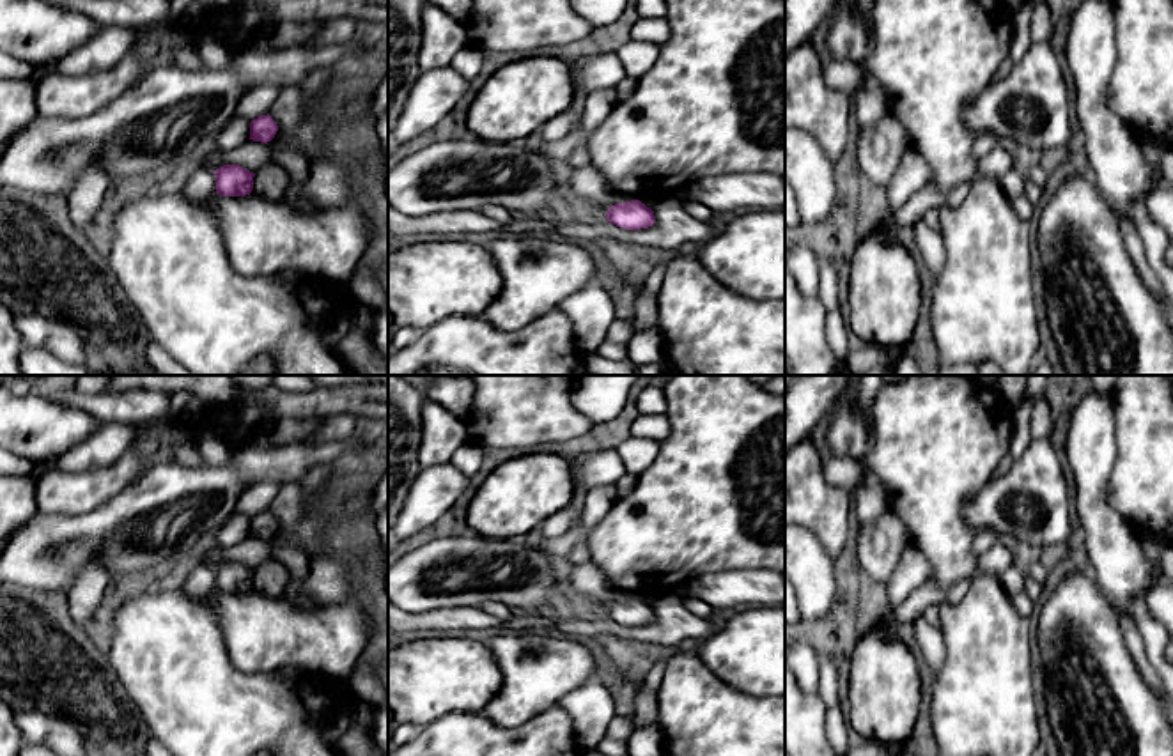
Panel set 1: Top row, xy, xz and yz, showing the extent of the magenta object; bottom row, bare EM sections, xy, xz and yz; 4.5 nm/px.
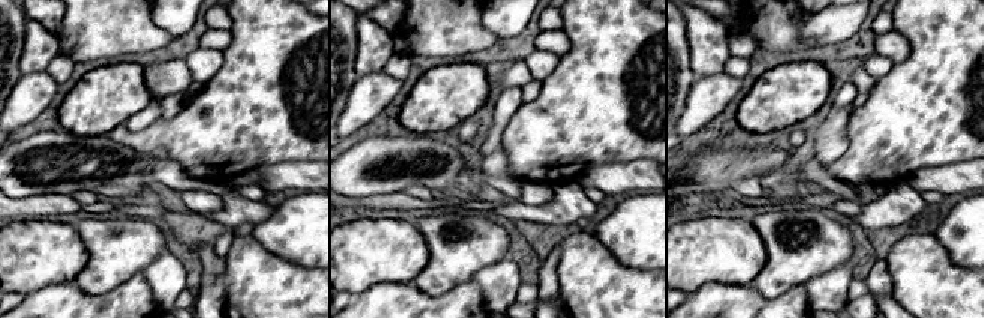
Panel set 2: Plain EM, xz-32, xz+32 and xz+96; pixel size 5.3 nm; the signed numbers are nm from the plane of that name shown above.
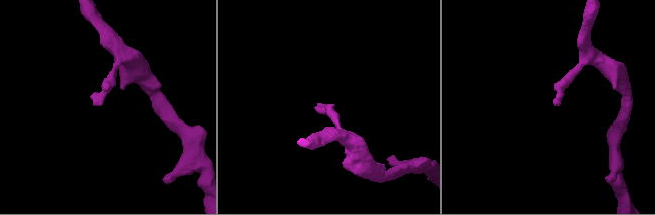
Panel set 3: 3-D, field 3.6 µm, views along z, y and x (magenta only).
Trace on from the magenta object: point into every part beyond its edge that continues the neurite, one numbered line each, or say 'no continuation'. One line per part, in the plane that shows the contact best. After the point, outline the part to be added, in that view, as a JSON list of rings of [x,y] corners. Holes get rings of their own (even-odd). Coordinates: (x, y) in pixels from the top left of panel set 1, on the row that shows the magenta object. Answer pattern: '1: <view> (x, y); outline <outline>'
no continuation

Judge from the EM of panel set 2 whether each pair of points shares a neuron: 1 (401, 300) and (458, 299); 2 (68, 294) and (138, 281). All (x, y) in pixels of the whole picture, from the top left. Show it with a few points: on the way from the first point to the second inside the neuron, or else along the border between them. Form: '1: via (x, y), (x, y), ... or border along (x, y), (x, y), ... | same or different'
1: via (414, 302), (444, 302) | same
2: via (86, 302), (117, 302), (120, 299) | same

